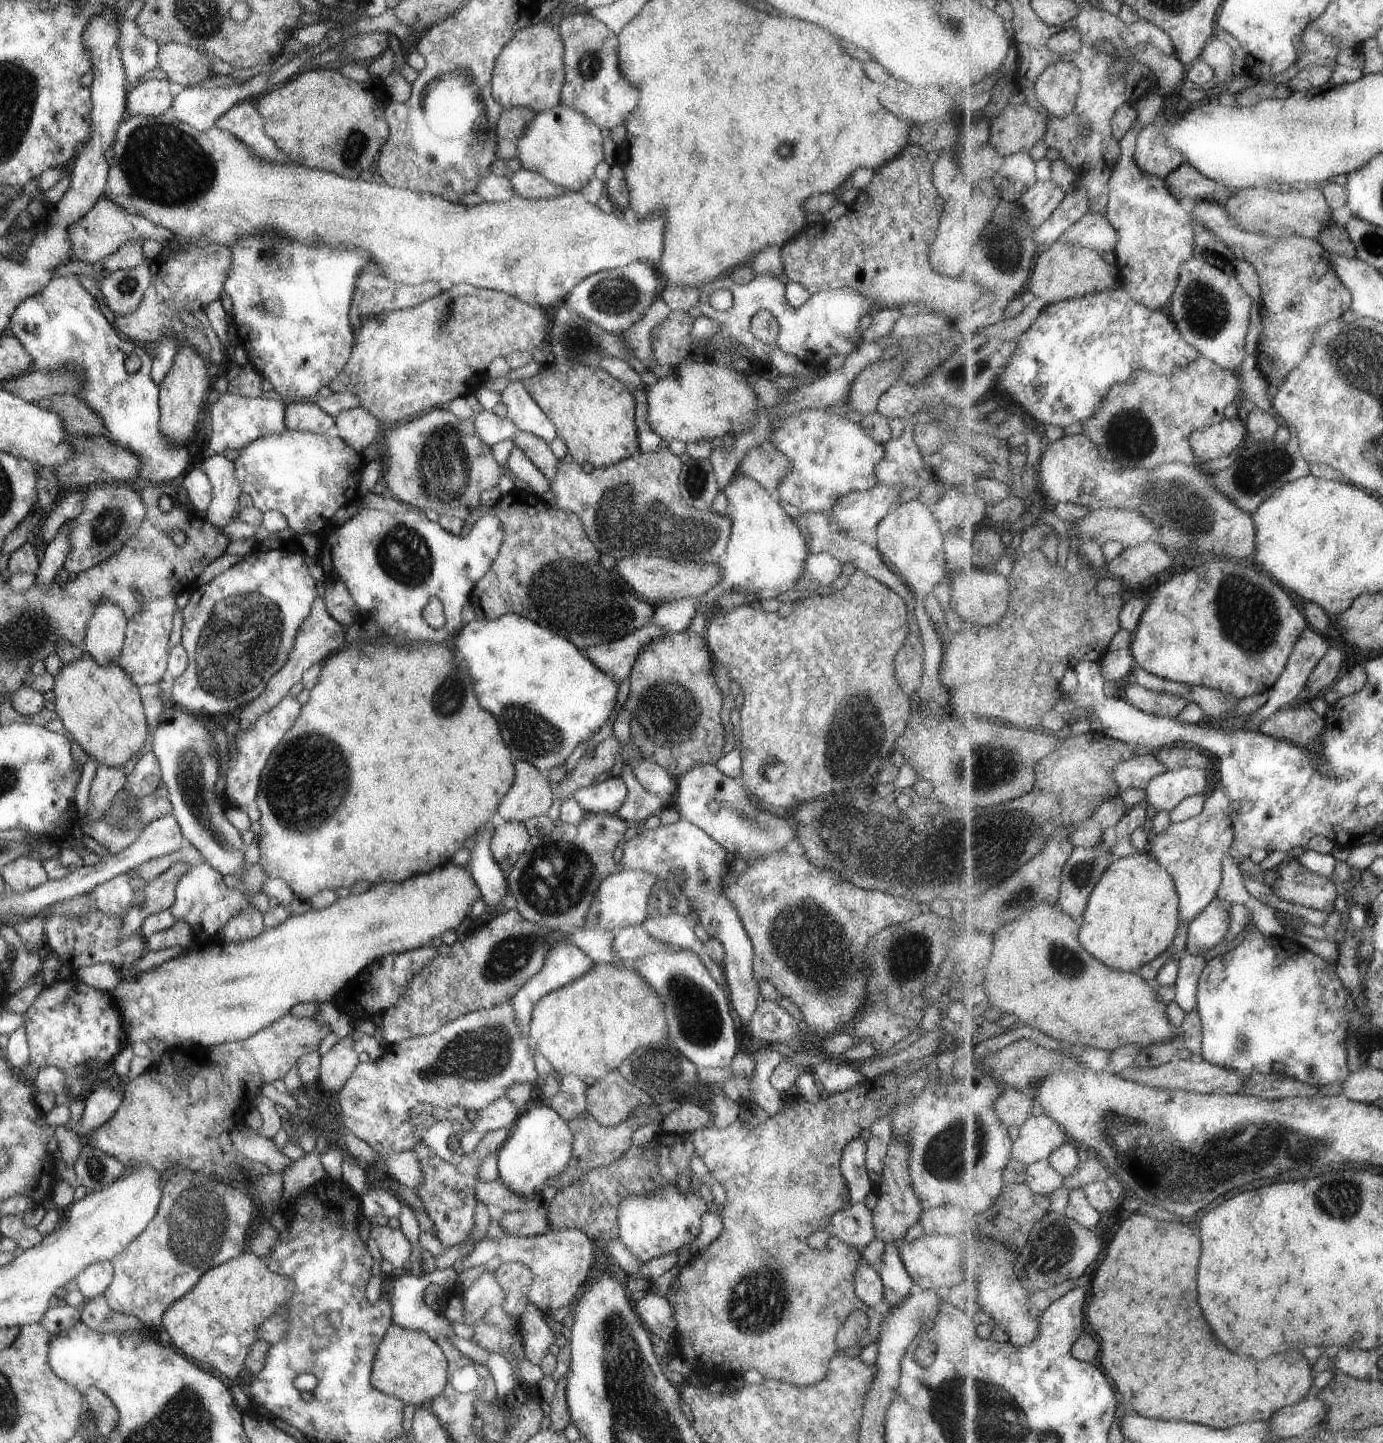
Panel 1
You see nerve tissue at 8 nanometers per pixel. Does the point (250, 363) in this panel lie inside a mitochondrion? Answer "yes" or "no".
no

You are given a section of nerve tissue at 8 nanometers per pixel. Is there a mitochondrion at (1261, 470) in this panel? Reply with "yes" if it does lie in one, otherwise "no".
yes

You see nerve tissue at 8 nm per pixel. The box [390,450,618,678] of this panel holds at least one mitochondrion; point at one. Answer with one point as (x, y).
(547, 579)

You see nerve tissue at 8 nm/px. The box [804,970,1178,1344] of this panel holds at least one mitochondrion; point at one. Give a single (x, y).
(963, 1138)

